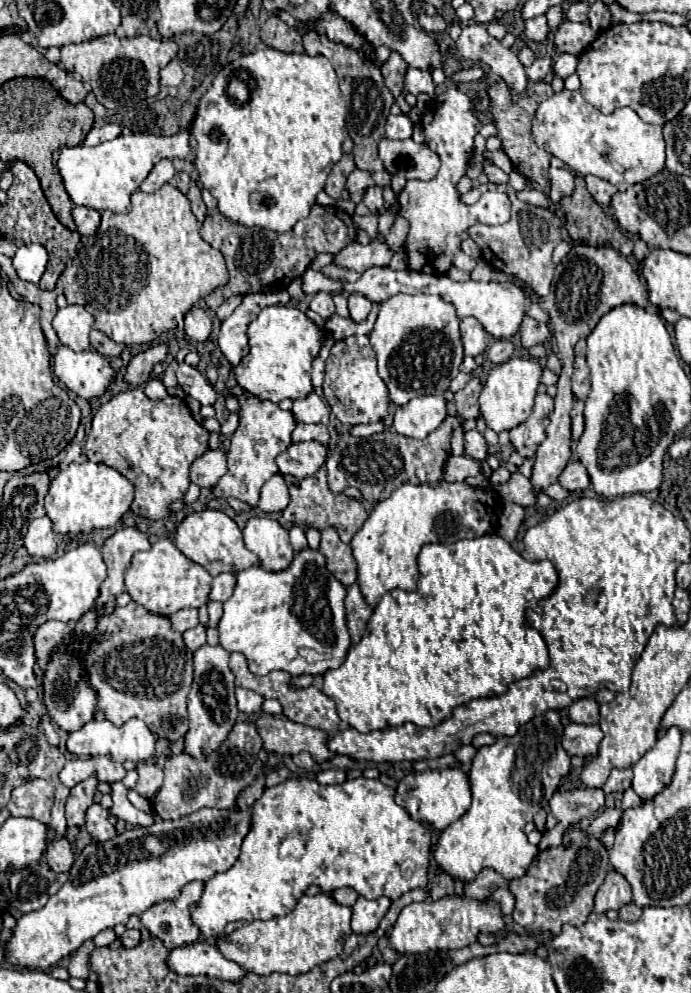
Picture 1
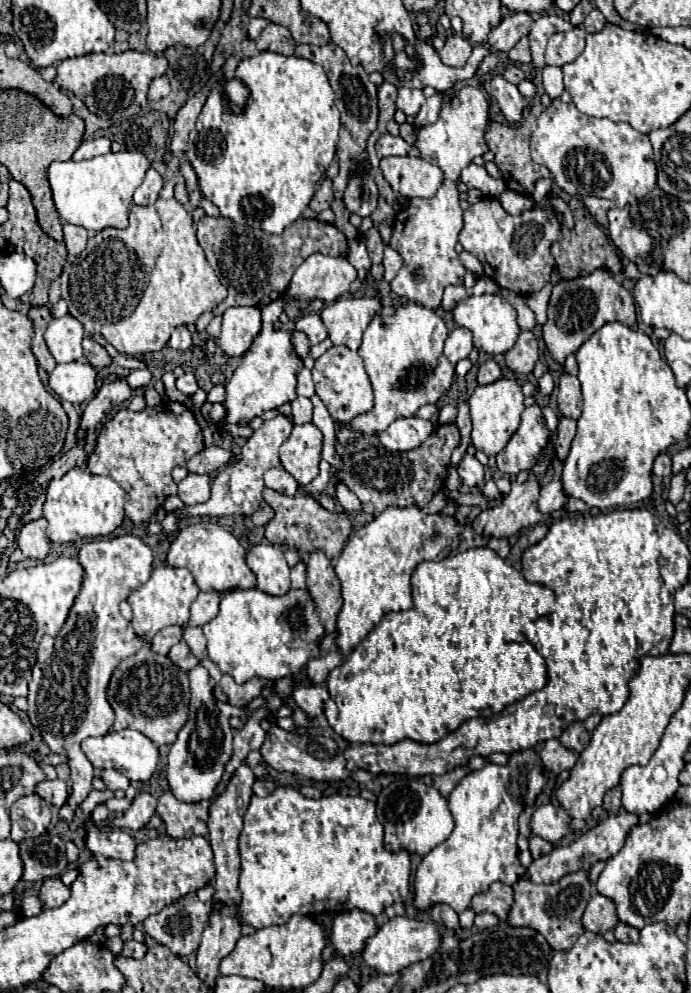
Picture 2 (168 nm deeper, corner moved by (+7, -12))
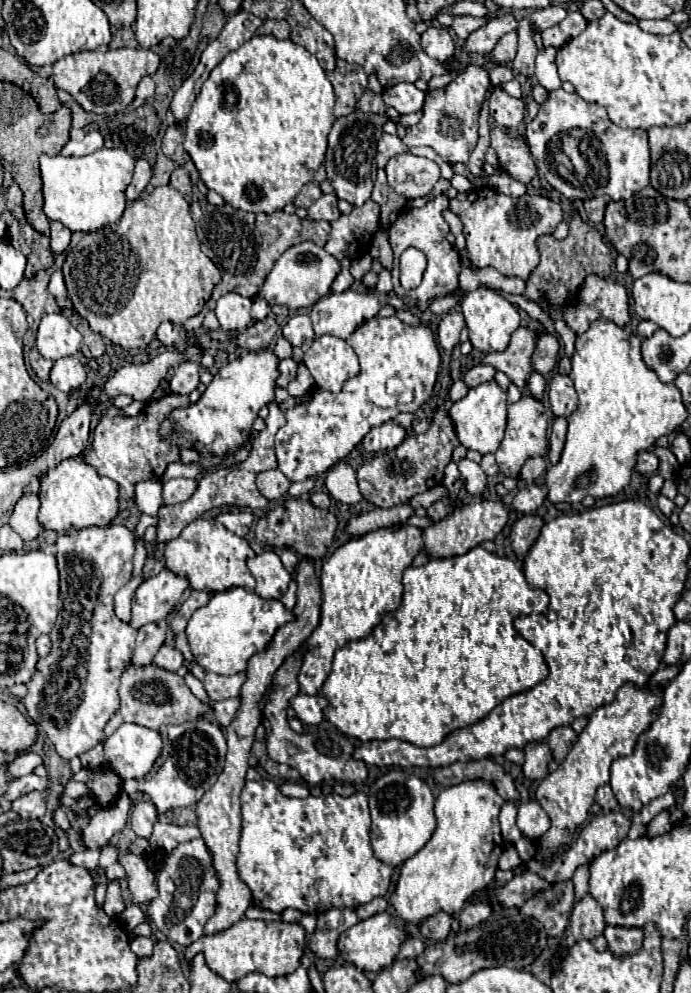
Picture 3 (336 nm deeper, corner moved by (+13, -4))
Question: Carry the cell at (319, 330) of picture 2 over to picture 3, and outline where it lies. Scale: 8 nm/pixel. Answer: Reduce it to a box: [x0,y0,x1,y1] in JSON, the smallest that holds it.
[283,314,315,346]

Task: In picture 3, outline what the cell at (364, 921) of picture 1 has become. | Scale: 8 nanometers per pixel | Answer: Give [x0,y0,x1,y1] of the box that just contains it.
[309,908,359,958]

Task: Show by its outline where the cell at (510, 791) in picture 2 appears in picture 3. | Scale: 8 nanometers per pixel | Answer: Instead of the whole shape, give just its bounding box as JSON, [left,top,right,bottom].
[391,782,503,924]

